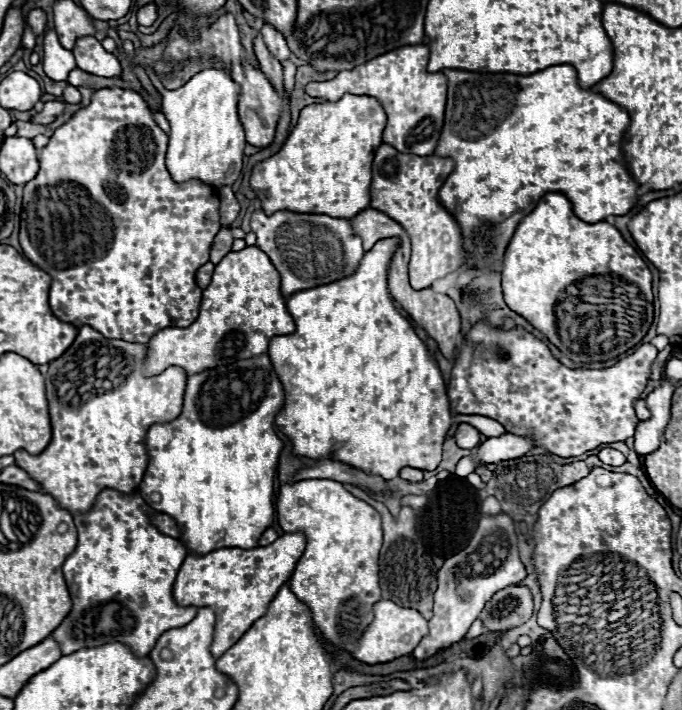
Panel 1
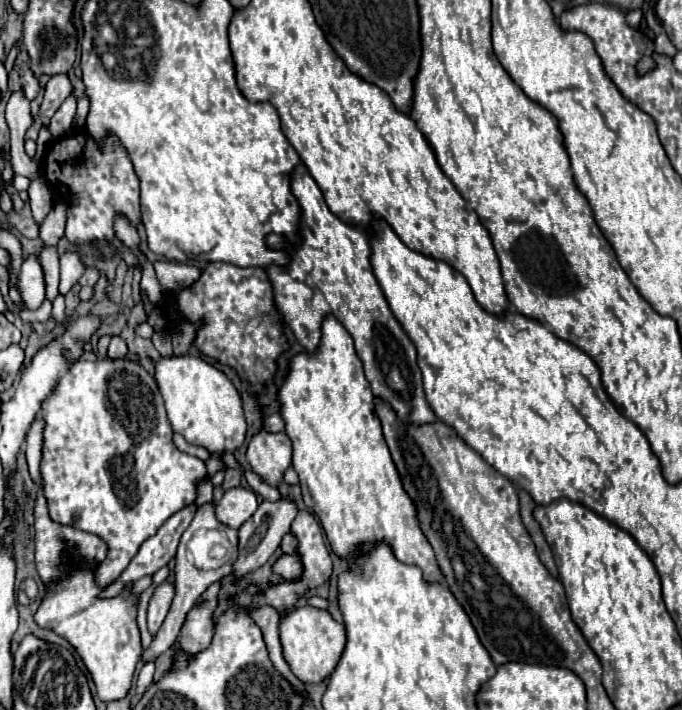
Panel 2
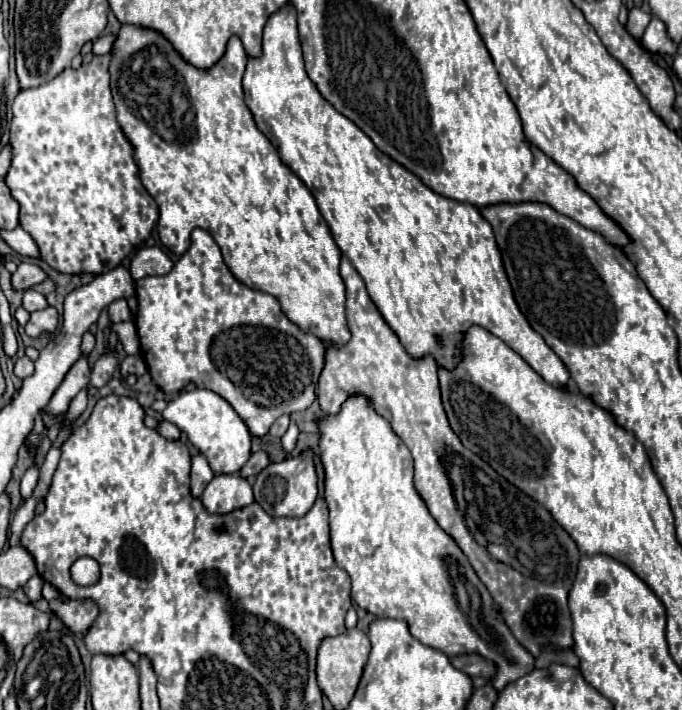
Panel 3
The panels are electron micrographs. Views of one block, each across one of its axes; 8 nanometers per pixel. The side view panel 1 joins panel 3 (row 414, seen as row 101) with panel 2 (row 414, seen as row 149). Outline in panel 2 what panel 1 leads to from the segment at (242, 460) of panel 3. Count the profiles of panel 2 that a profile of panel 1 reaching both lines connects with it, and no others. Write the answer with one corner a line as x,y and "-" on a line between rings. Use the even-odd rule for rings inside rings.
172,356
156,364
156,382
166,404
168,420
174,432
180,432
188,444
206,448
212,456
236,452
246,438
244,408
238,390
232,382
204,362
200,356

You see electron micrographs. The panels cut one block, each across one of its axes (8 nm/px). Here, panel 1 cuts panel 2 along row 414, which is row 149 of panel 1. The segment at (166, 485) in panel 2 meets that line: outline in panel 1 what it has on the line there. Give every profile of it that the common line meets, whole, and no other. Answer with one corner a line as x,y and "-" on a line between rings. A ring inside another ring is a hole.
102,88
96,90
90,98
90,104
86,108
76,110
62,126
54,130
50,136
50,142
38,152
40,160
40,172
34,180
30,180
24,186
22,192
22,224
20,224
20,246
24,254
40,266
44,272
52,276
50,286
50,308
52,312
64,320
72,322
74,326
92,326
94,330
102,332
106,338
122,338
126,342
142,342
146,344
150,336
160,332
162,328
184,328
190,326
198,318
202,290
194,282
196,270
210,260
210,244
214,236
220,230
220,214
218,214
218,192
210,184
204,184
202,180
188,180
182,184
176,184
164,164
168,148
168,134
158,128
152,110
142,100
142,96
134,90
122,90
122,88

